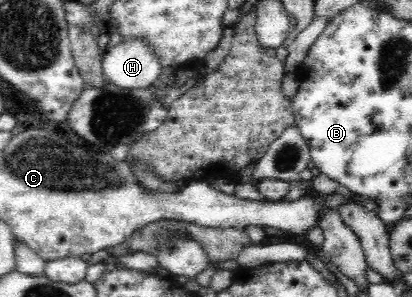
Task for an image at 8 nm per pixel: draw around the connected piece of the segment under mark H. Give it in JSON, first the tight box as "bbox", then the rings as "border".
{"bbox":[101,38,160,90],"border":[[[142,38],[122,40],[106,51],[101,60],[105,80],[124,90],[148,88],[160,75],[158,54],[154,54]]]}

